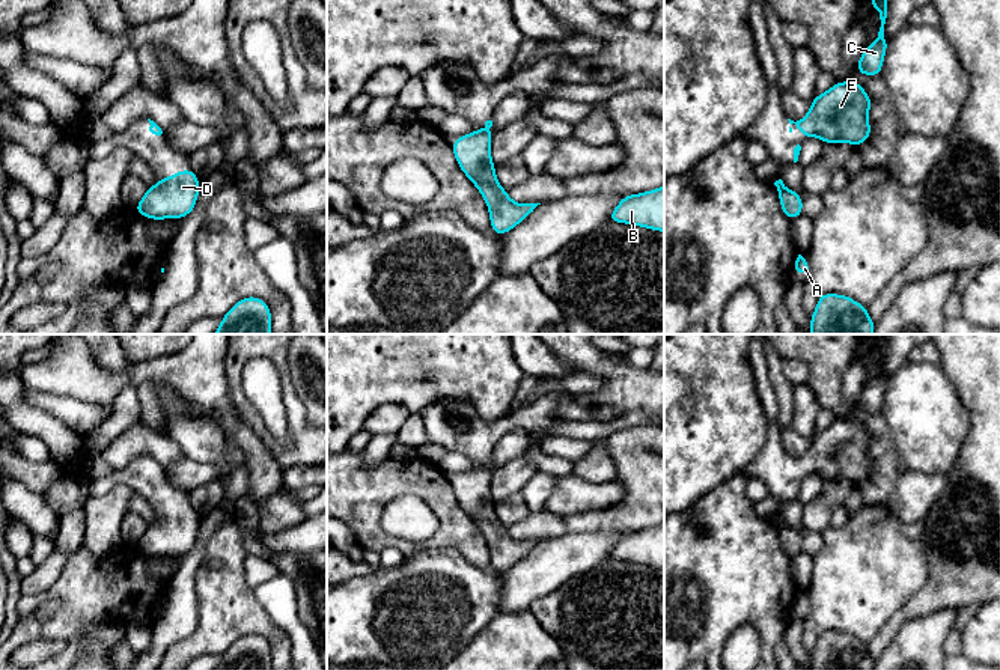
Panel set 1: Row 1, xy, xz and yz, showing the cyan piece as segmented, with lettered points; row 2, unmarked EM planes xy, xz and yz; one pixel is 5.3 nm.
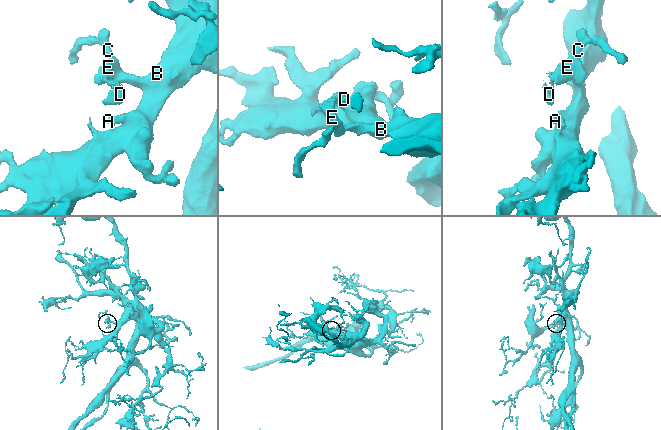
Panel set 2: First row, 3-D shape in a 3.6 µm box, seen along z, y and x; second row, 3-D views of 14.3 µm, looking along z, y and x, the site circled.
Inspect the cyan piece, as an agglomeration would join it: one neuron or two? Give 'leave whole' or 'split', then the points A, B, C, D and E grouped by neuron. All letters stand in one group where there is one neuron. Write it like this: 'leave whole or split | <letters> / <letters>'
leave whole | A B C D E

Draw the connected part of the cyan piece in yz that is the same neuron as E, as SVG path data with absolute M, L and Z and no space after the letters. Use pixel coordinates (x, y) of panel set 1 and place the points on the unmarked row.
M854 417L840 419L833 422L827 429L816 432L810 440L809 450L803 456L797 459L791 456L788 458L791 462L792 461L797 462L798 468L803 471L804 476L815 473L821 476L824 482L846 479L851 483L858 483L870 476L870 461L869 461L870 443L872 443L870 434L864 429L861 422L855 420Z

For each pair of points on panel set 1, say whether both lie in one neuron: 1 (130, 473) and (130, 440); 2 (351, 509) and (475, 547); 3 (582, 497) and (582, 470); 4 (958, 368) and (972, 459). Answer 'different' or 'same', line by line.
1: different
2: same
3: different
4: same

